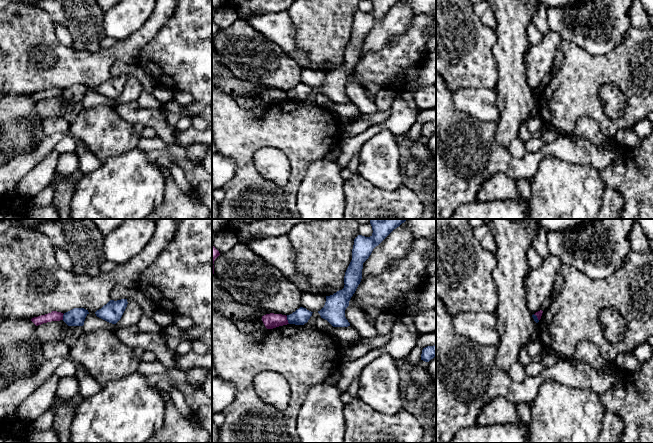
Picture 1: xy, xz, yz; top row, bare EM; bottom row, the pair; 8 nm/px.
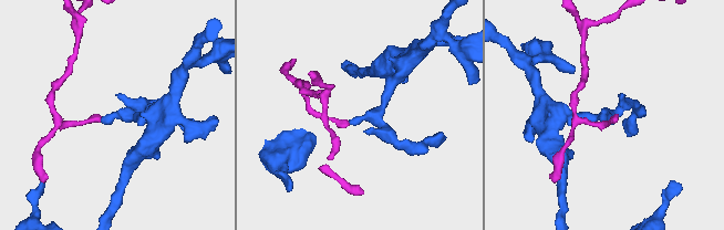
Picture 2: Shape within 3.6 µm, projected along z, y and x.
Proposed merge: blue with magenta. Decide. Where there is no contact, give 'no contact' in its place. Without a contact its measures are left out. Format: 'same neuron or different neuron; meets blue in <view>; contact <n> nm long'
different neuron; meets blue in xz; contact 70 nm long

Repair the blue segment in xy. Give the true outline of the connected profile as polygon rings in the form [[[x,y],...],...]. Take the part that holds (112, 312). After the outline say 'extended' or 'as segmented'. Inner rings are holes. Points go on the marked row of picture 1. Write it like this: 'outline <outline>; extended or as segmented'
outline [[[127,299],[110,300],[101,309],[97,310],[95,314],[109,323],[116,324],[121,319],[127,304]]]; as segmented

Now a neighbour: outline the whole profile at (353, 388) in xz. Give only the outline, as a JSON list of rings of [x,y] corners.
[[[359,376],[355,377],[347,389],[347,393],[351,395],[352,400],[359,399],[358,397],[359,389]]]

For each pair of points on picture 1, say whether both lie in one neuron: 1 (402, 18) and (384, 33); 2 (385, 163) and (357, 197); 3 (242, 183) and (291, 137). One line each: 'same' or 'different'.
1: same
2: different
3: same

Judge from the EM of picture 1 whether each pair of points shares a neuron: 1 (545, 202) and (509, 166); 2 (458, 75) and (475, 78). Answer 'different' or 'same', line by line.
1: different
2: same

